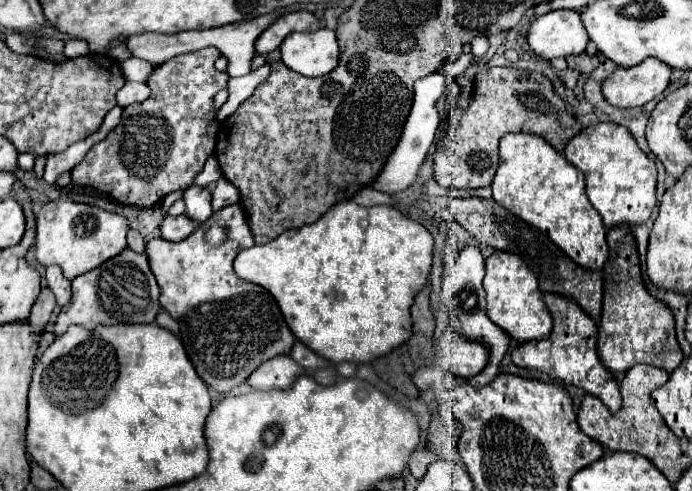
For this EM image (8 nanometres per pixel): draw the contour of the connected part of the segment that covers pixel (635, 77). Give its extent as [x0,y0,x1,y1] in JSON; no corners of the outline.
[602,57,672,107]

